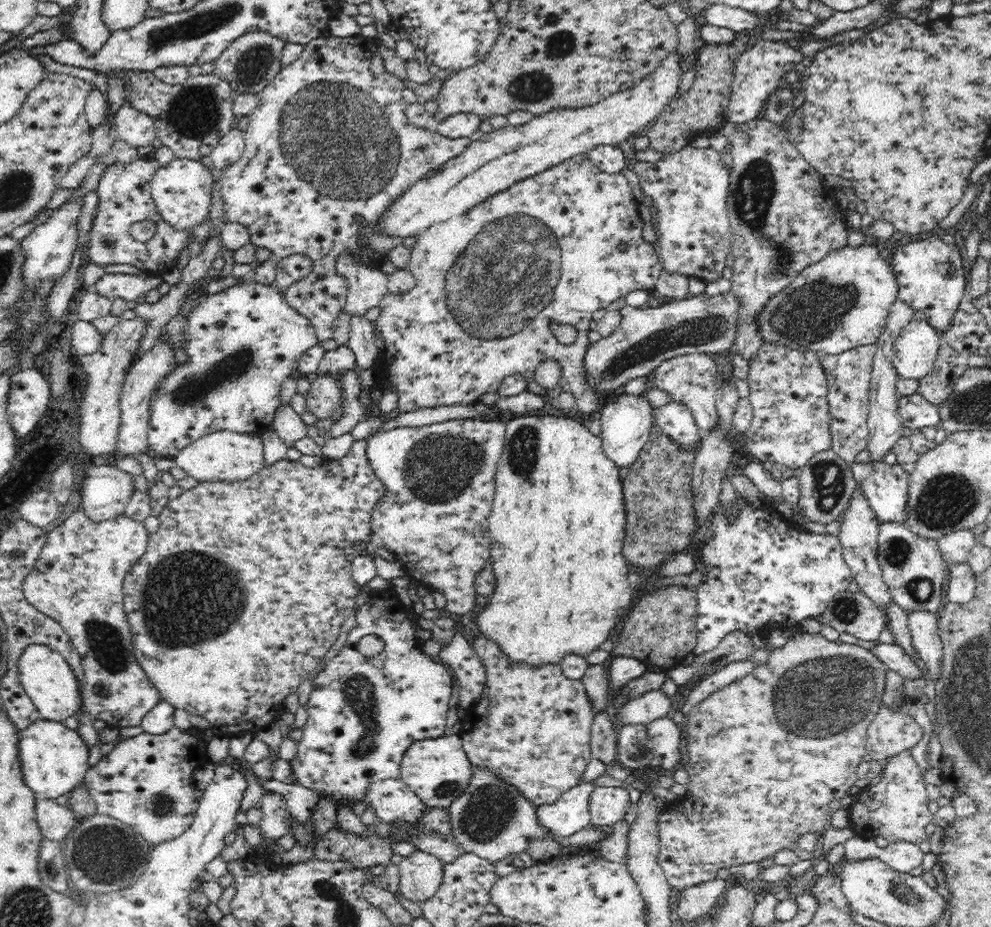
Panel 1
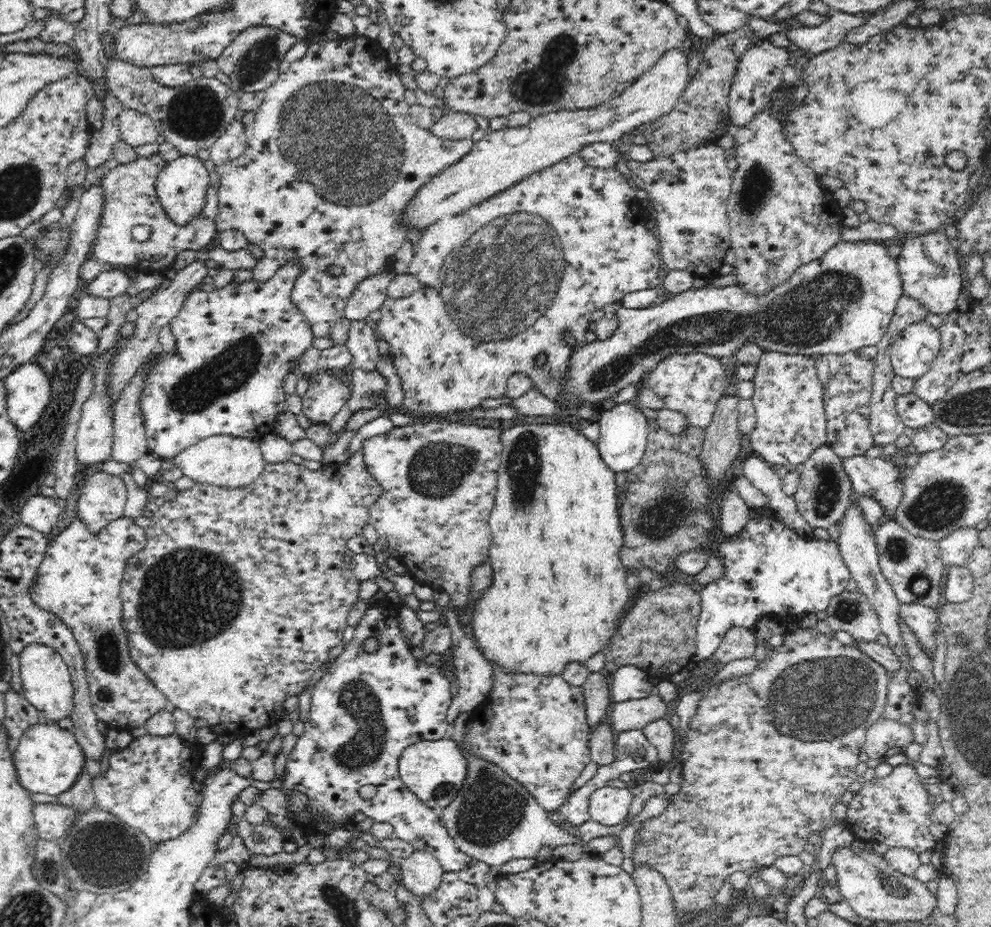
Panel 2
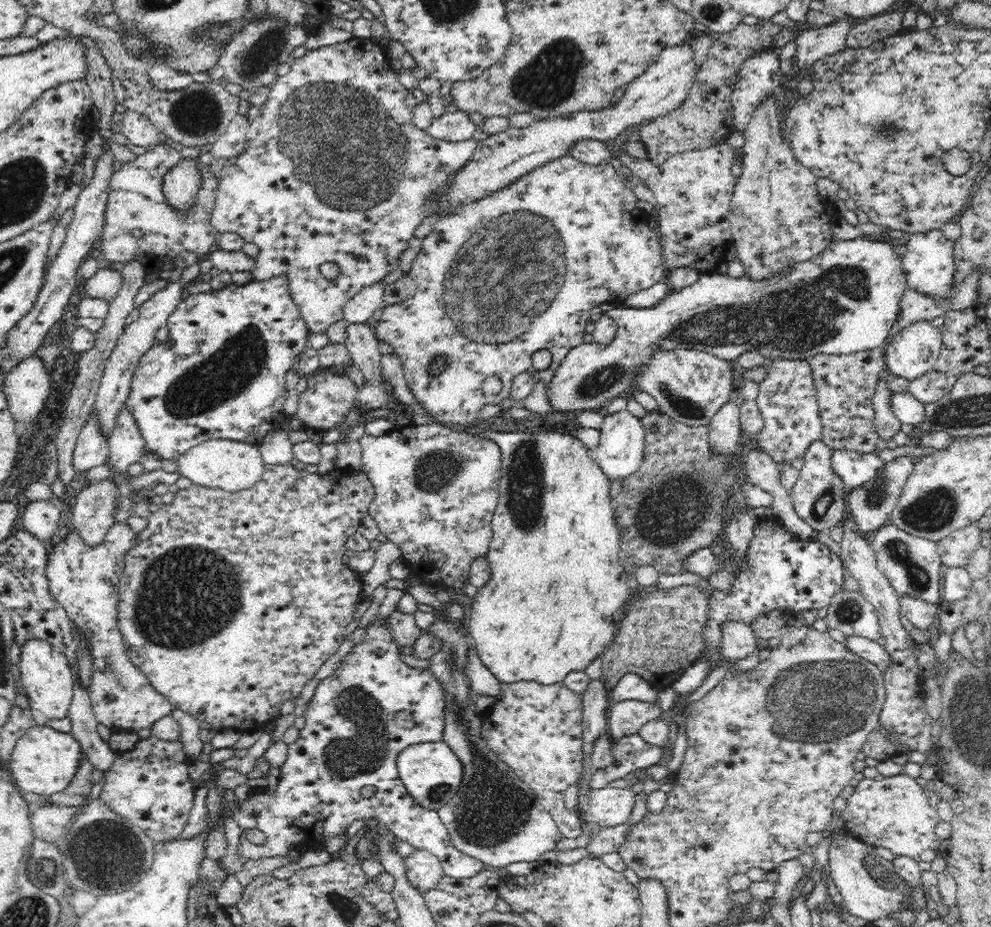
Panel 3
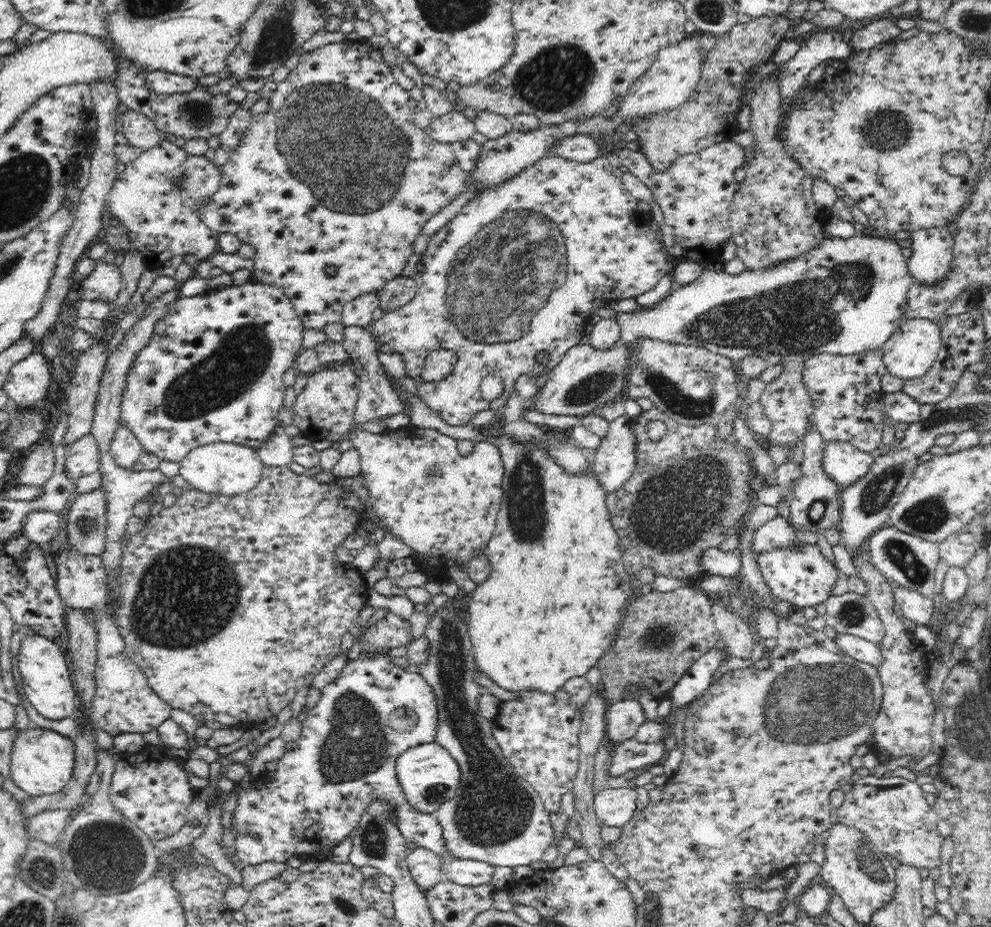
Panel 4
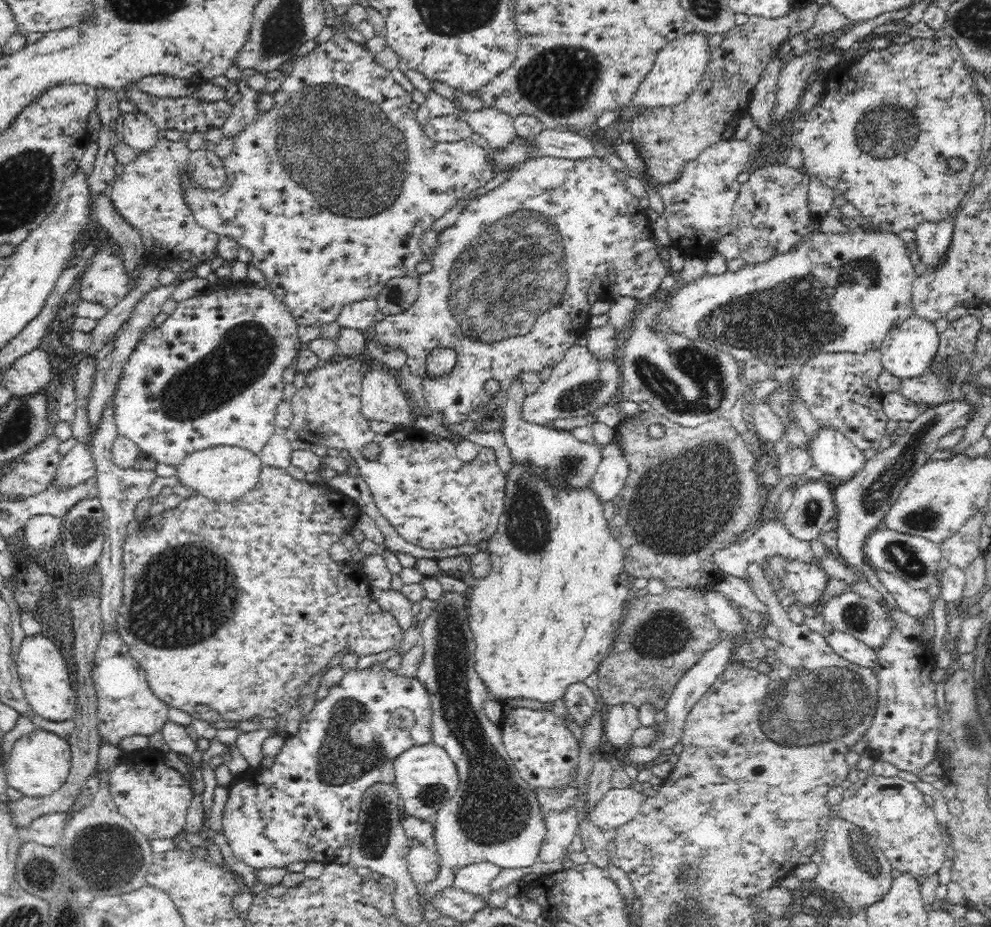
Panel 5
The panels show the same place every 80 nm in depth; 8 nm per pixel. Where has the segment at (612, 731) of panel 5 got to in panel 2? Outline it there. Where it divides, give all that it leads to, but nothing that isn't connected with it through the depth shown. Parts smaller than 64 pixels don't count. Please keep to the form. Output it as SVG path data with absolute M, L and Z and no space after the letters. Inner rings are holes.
M659 694L647 696L646 698L639 698L636 700L625 700L624 702L617 702L610 713L610 726L615 734L626 732L629 730L643 730L646 724L666 718L668 712L668 703L664 703L660 699Z

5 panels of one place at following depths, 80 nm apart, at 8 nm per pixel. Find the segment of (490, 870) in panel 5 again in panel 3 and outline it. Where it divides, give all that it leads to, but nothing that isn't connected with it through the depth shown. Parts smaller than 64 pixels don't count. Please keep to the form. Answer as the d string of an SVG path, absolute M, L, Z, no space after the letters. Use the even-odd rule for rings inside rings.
M381 622L370 625L363 641L343 658L335 674L318 684L304 714L306 723L299 730L298 740L287 744L288 752L279 768L276 790L270 790L267 786L249 792L239 810L232 814L240 829L259 830L266 837L263 844L254 844L242 835L238 845L241 860L287 857L292 850L303 853L313 848L323 849L326 840L344 835L354 821L376 817L397 840L434 854L443 866L443 874L450 878L469 879L489 869L480 860L458 852L437 812L419 806L399 780L397 756L409 746L440 741L446 706L438 679L428 670L408 667L400 656L400 646L394 643L390 629L386 629ZM367 786L376 787L376 793L370 798L364 798L360 793Z

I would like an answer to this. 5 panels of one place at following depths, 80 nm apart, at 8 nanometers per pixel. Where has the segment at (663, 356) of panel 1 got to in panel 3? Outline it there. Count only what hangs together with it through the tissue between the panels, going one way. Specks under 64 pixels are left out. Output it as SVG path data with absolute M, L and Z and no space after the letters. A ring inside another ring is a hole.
M834 238L828 246L812 256L810 260L804 260L804 262L798 262L792 264L786 272L782 274L776 274L772 278L764 278L764 280L754 280L747 274L741 277L732 277L728 273L720 274L715 270L700 273L698 280L692 286L682 288L670 292L670 294L661 300L657 305L651 308L614 308L602 312L606 318L612 318L615 320L618 326L616 338L608 346L602 344L591 343L589 345L579 345L572 348L568 355L564 358L564 361L560 363L560 366L556 368L552 381L547 386L547 396L550 405L552 405L552 411L558 412L578 412L578 411L598 411L600 406L608 400L612 400L615 397L629 394L632 388L632 380L636 377L639 369L642 366L648 364L651 360L651 355L655 352L655 349L666 349L668 351L677 349L694 349L703 351L713 356L722 358L723 360L733 362L735 357L738 357L745 347L746 350L758 351L759 354L770 360L810 360L816 355L828 354L828 355L848 355L851 353L873 350L874 348L883 347L886 339L889 336L894 323L898 319L900 314L900 301L902 300L904 291L907 289L907 279L905 278L905 272L902 268L902 261L900 255L894 251L894 245L886 241L878 241L871 239L854 238L854 240L840 240Z

